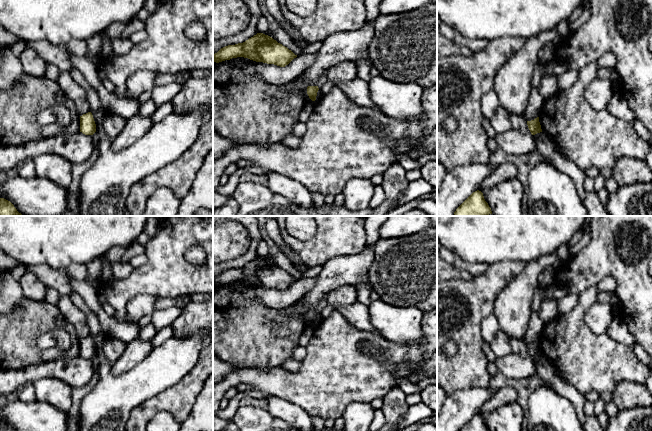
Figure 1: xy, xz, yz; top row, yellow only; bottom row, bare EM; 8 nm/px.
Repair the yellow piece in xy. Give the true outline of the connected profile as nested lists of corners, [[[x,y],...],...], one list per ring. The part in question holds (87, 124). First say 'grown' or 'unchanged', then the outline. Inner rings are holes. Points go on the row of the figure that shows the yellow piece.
unchanged | [[[91,112],[80,116],[80,132],[85,135],[93,135],[96,132],[96,124]]]

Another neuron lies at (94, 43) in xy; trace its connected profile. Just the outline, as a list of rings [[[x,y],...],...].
[[[101,34],[92,36],[87,40],[88,53],[85,58],[93,62],[96,66],[103,61],[103,58],[99,54],[102,50],[102,40],[103,36]]]

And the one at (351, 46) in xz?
[[[375,20],[366,21],[359,30],[329,35],[317,52],[316,60],[292,82],[281,87],[288,87],[290,93],[297,90],[305,102],[311,101],[307,94],[307,87],[317,86],[319,77],[328,68],[341,62],[353,62],[357,65],[361,58],[370,61],[369,45],[374,37],[374,26]]]

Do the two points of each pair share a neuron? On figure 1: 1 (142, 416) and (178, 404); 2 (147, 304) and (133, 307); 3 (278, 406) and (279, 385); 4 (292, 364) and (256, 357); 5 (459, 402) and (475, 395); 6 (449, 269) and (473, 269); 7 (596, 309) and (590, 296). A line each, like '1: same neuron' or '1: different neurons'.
1: same neuron
2: same neuron
3: different neurons
4: different neurons
5: same neuron
6: different neurons
7: different neurons

